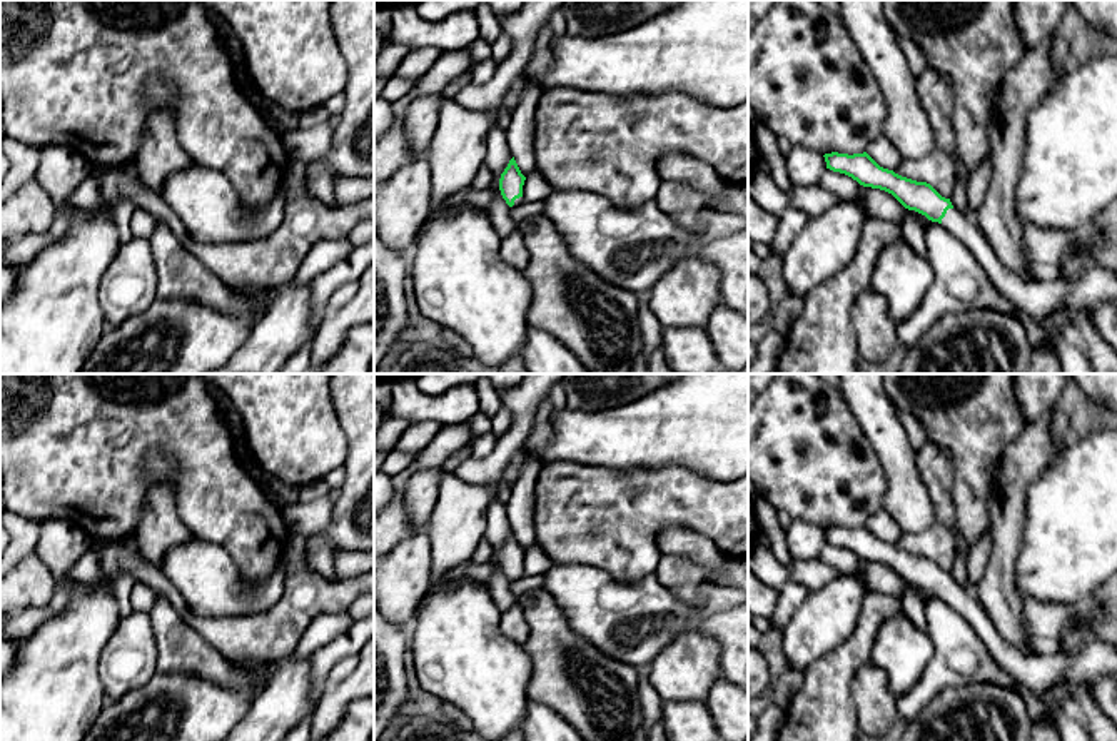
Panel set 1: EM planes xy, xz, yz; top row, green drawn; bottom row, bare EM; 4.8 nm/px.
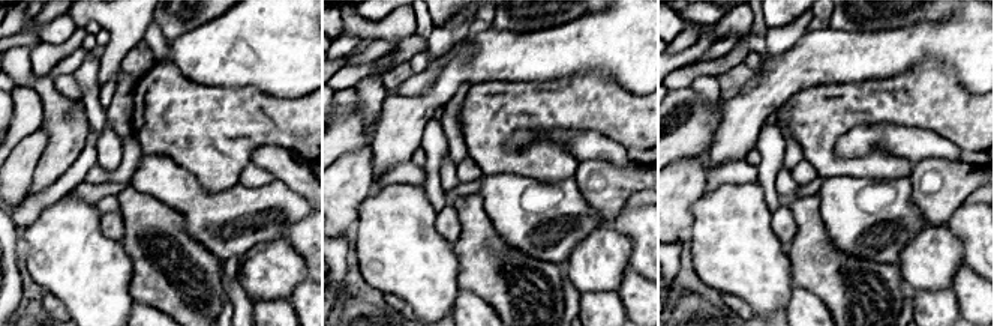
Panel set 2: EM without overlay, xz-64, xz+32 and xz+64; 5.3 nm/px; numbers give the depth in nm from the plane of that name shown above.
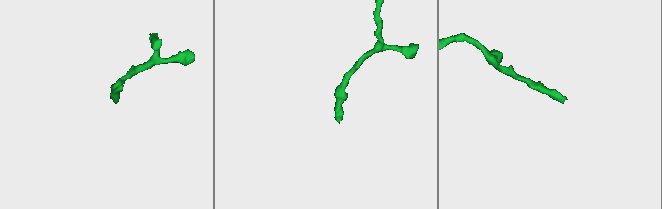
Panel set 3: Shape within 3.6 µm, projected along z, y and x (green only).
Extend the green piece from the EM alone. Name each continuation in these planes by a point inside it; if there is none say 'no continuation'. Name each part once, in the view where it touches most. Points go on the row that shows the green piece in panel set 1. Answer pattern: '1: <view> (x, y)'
1: yz (1097, 284)

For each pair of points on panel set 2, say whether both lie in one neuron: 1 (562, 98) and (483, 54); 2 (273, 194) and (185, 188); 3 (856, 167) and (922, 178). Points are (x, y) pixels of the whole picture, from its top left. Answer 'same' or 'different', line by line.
1: different
2: same
3: different

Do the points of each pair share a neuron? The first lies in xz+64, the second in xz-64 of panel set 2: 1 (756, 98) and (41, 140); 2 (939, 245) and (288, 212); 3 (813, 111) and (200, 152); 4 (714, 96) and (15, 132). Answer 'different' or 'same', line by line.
1: different
2: different
3: same
4: same

